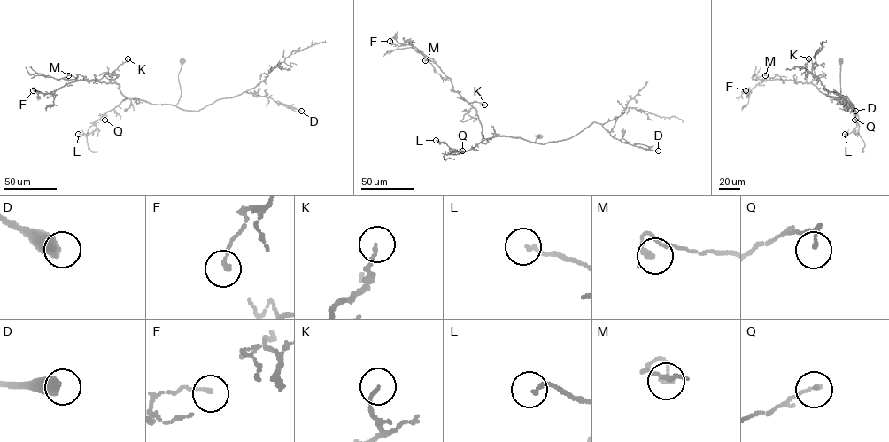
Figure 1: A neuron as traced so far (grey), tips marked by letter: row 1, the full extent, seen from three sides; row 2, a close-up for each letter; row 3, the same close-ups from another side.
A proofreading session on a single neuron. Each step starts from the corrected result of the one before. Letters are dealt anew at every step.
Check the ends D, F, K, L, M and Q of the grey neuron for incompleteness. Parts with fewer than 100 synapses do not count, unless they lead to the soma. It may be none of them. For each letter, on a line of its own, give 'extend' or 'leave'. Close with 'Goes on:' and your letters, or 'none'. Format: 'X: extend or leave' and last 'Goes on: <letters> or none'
D: leave
F: leave
K: leave
L: leave
M: leave
Q: leave
Goes on: none

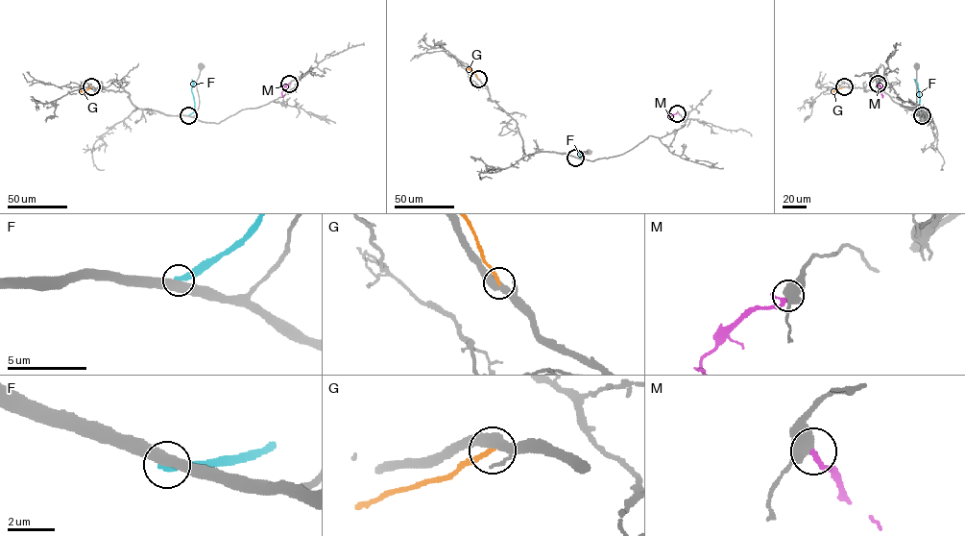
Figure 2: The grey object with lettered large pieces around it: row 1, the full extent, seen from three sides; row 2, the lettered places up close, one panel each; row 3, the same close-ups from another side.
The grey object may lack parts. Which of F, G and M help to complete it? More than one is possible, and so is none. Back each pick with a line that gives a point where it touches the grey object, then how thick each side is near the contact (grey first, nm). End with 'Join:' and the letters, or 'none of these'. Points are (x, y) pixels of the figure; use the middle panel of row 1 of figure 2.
Join: none of these

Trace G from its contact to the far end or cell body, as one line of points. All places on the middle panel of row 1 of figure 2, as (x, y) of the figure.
G: (478, 79), (467, 67)

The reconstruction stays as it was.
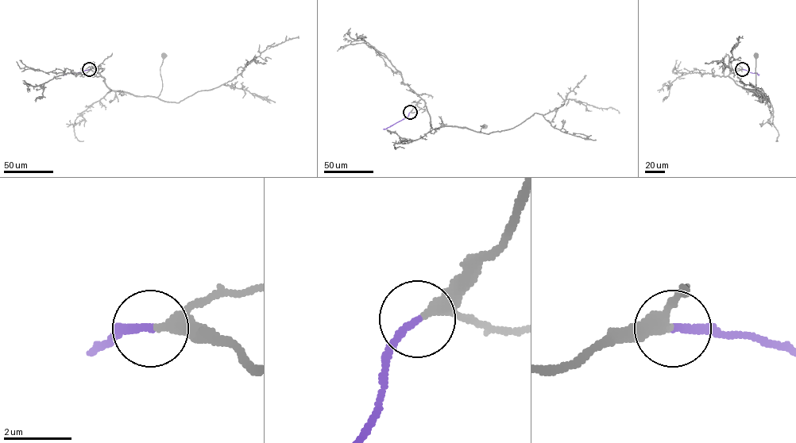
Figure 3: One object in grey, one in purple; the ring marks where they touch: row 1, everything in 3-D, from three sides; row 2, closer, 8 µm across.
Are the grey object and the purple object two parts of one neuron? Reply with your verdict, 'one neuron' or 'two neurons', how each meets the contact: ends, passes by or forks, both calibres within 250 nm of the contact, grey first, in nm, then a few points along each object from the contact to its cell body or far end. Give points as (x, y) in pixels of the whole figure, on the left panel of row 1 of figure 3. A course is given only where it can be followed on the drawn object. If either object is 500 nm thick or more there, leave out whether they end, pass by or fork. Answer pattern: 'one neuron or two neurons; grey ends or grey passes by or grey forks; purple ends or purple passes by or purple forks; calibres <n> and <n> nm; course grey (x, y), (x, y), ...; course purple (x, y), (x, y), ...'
one neuron; grey passes by; purple ends; calibres 240 and 220 nm; course grey (89, 69), (99, 74), (110, 90), (157, 97), (162, 89), (160, 67), (163, 56); course purple (89, 69), (63, 75)

